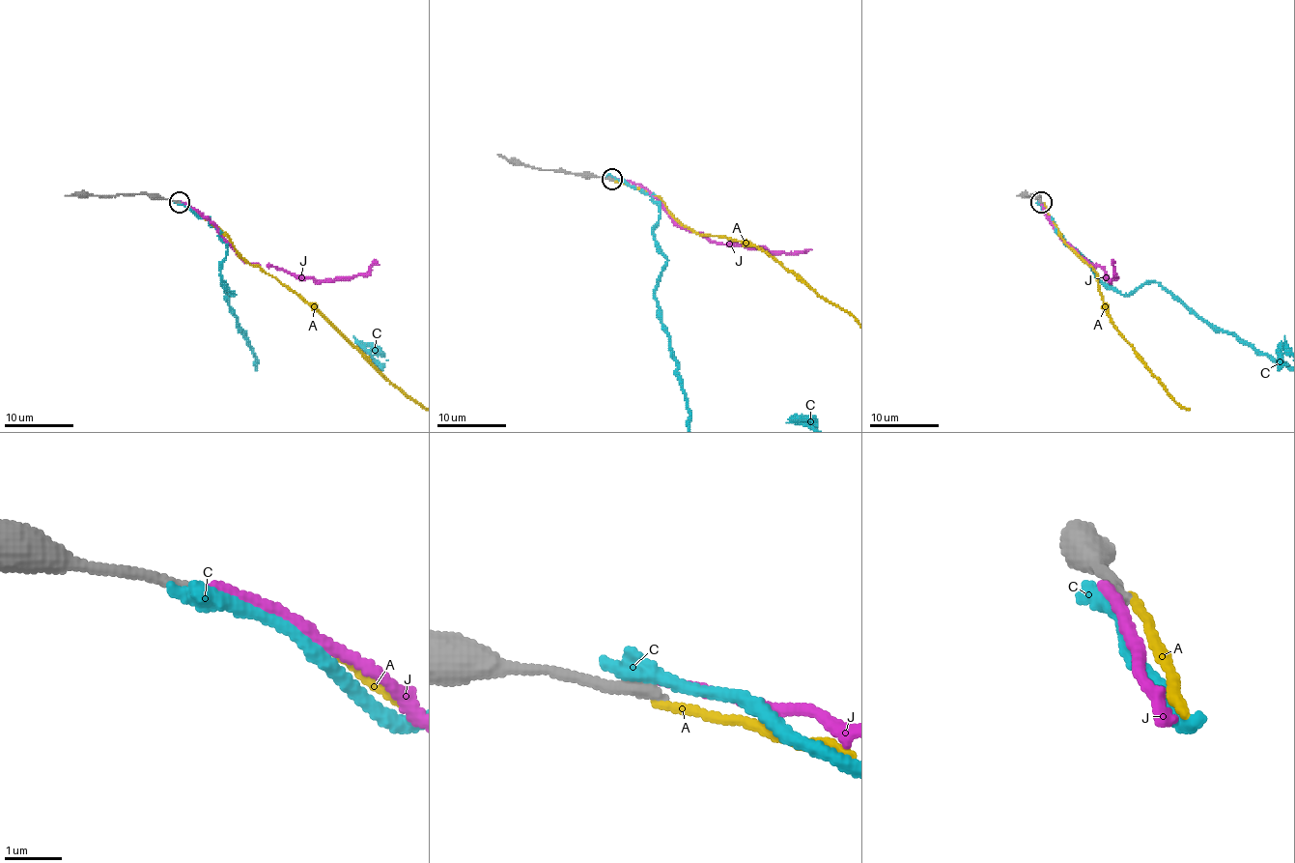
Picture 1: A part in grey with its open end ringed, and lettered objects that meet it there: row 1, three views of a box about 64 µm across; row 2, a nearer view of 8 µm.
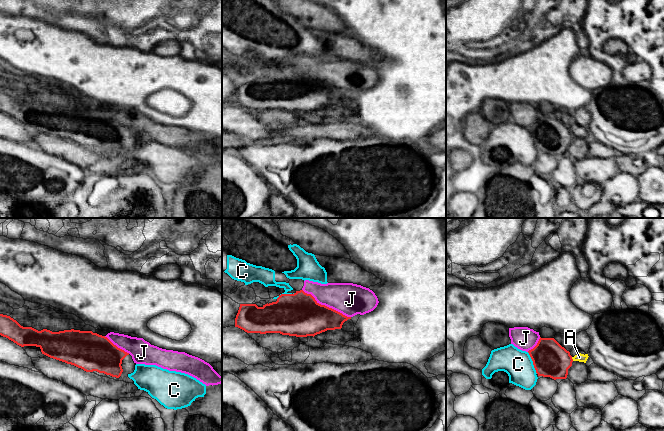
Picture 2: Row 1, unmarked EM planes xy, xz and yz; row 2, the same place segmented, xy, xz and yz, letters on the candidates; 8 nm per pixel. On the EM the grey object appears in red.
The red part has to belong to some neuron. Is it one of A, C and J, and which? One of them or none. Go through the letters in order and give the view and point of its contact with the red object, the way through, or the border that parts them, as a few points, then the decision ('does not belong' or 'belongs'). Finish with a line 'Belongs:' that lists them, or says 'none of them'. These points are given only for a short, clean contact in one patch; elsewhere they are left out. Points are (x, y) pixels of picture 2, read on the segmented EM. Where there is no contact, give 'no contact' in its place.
A: contact yz (572, 359); border yz (571, 357), (573, 360); does not belong
C: contact yz (533, 363); does not belong
J: contact xz (326, 306); does not belong
Belongs: none of them

